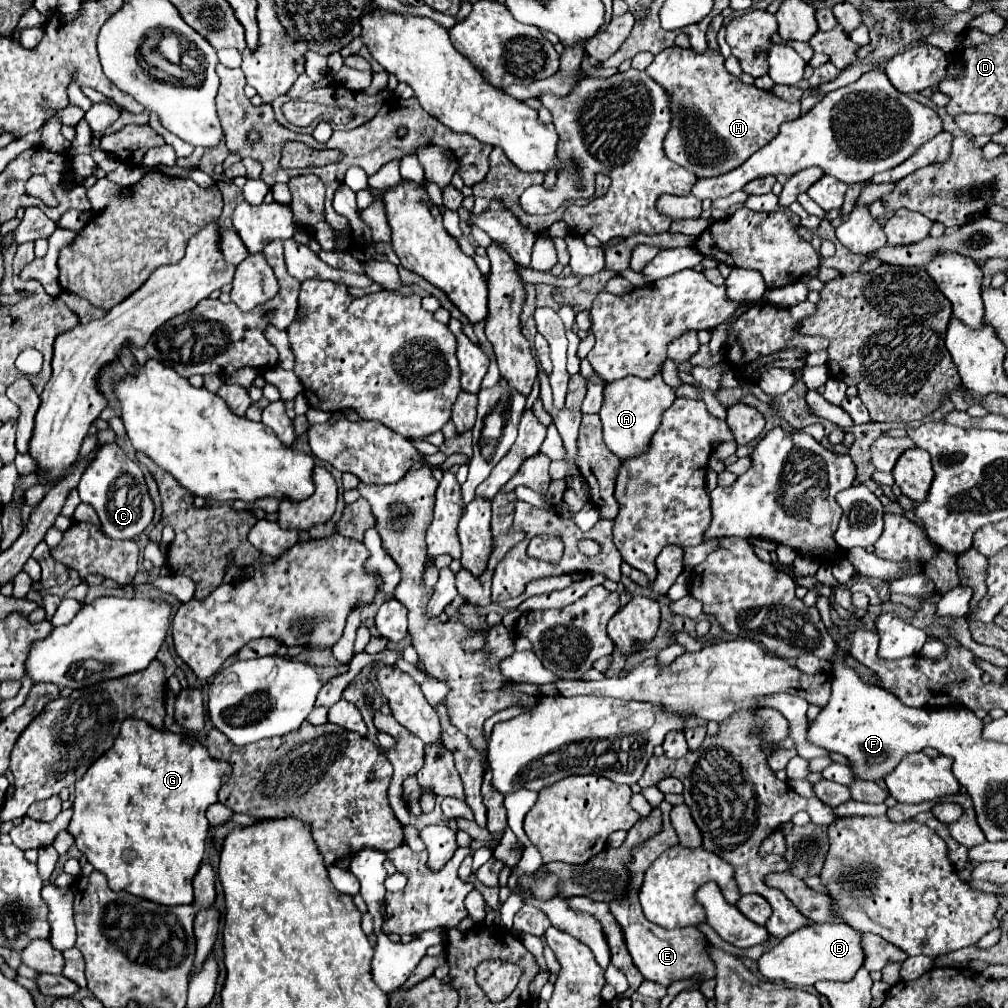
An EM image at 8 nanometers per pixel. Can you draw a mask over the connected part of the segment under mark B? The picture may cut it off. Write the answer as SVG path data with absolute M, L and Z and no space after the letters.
M821 923L821 925L807 925L775 947L765 951L759 959L759 971L769 981L785 981L799 987L815 985L817 981L847 981L853 979L855 971L863 967L863 947L861 947L861 933L851 929L845 923Z

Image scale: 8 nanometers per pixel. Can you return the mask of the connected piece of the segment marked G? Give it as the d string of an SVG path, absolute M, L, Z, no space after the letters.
M127 719L113 747L75 783L73 817L67 833L75 837L75 847L87 857L95 871L107 877L113 891L127 891L161 905L191 905L191 883L201 865L207 841L205 811L217 803L221 779L229 775L229 771L229 763L215 761L199 741L189 743L187 739L185 743L183 735L157 731L145 721Z

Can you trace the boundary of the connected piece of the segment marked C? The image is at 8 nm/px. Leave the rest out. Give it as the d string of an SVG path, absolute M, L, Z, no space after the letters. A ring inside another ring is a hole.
M107 443L97 453L95 461L87 467L79 481L79 497L83 503L89 503L101 521L101 529L109 539L135 539L145 533L145 529L153 523L155 505L149 497L145 475L137 463L133 463L117 443ZM121 477L131 477L133 481L123 481L123 491L117 487L117 481Z

